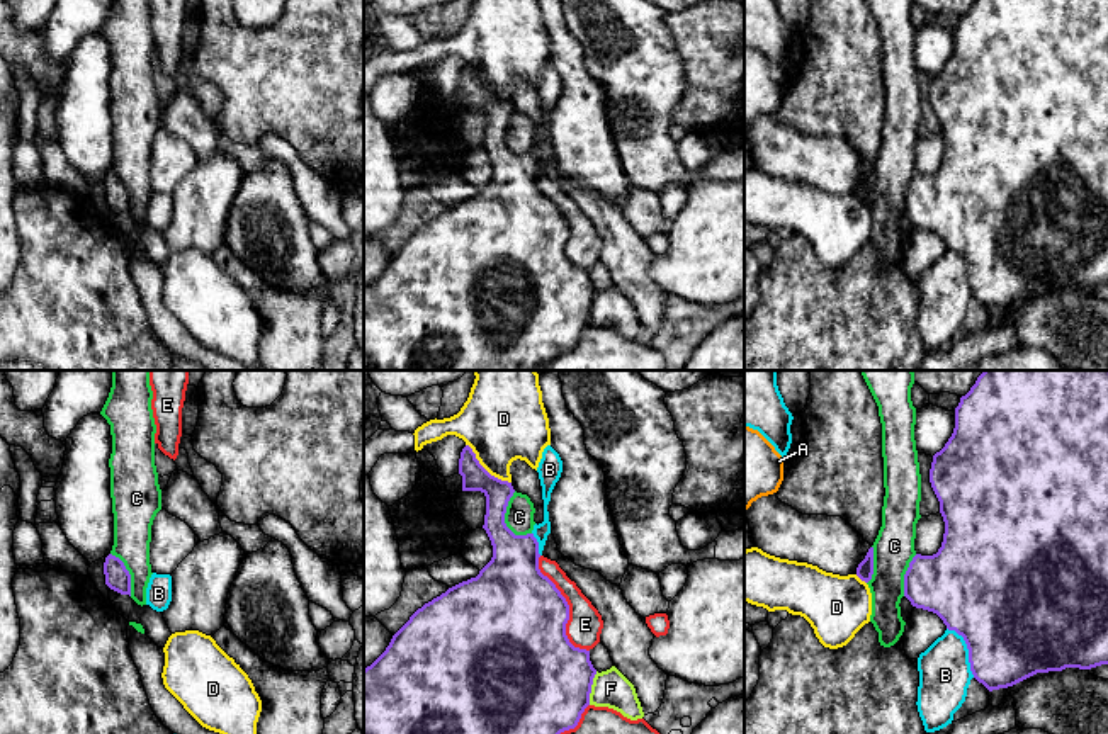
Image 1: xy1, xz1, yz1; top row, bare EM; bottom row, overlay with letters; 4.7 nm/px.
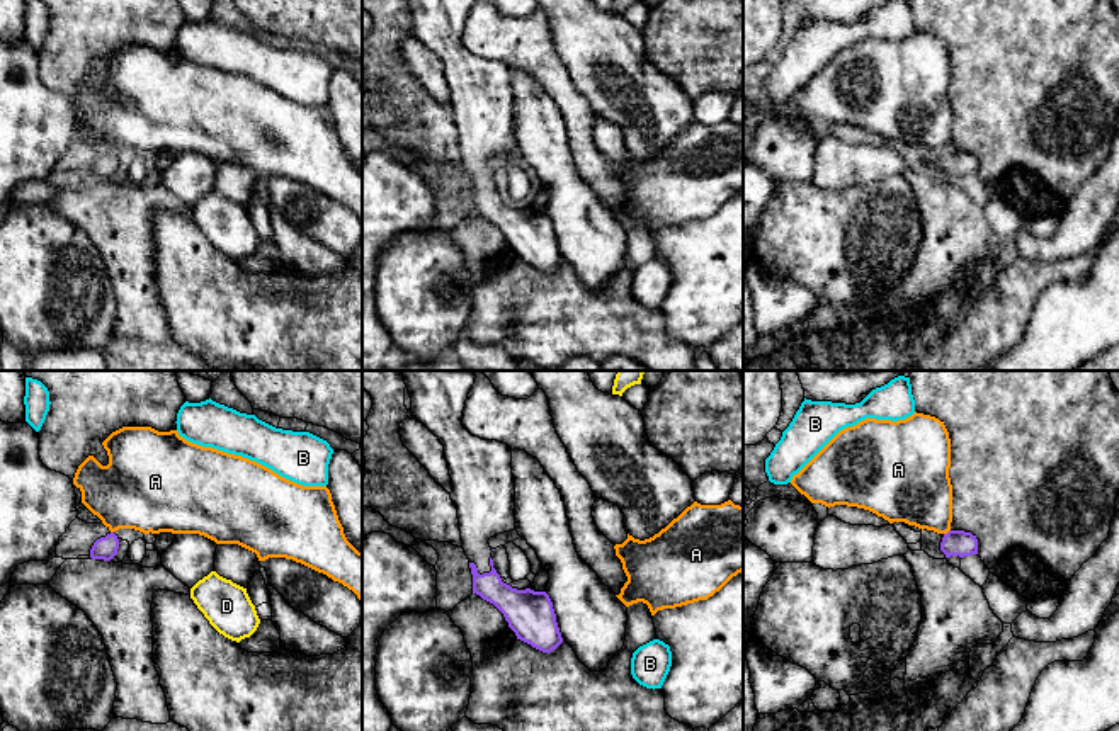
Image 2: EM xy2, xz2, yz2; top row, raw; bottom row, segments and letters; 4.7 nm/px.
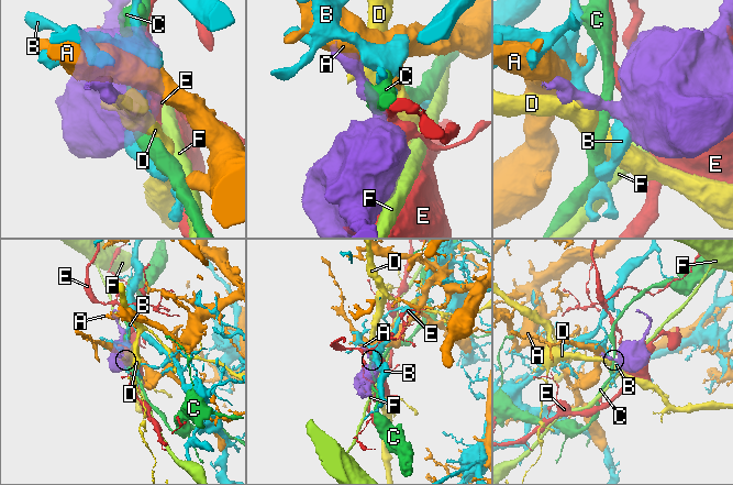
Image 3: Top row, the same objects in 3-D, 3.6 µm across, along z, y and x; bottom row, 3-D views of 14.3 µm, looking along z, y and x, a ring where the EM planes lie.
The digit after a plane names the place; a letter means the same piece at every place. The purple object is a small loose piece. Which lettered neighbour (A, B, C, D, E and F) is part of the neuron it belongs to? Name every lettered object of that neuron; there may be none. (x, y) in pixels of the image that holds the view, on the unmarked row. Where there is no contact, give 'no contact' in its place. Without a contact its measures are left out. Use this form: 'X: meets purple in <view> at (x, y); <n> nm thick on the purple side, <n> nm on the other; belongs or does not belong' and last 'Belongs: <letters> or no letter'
A: meets purple in yz2 at (948, 152); 130 nm thick on the purple side, 320 nm on the other; does not belong
B: meets purple in yz1 at (967, 267); 500 nm thick on the purple side, 240 nm on the other; does not belong
C: meets purple in xz1 at (503, 138); 240 nm thick on the purple side, 140 nm on the other; does not belong
D: meets purple in xz1 at (485, 89); 130 nm thick on the purple side, 380 nm on the other; does not belong
E: meets purple in xz1 at (568, 228); 460 nm thick on the purple side, 170 nm on the other; does not belong
F: meets purple in xz1 at (590, 308); 500 nm thick on the purple side, 180 nm on the other; does not belong
Belongs: no letter

